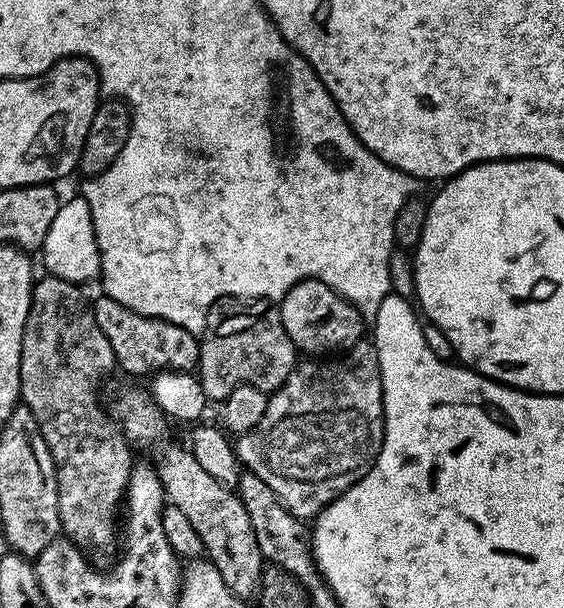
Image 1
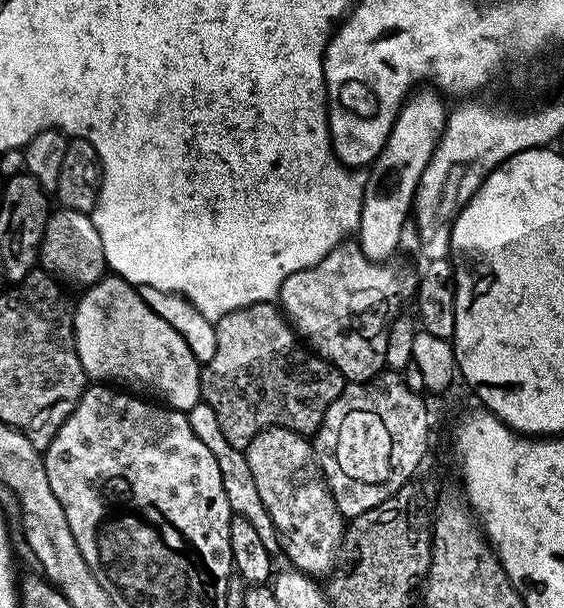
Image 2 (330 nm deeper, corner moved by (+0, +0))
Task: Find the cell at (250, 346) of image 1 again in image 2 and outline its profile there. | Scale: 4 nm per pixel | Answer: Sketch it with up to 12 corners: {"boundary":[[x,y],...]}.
{"boundary":[[272,302],[215,321],[200,399],[245,450],[318,431],[346,381]]}

